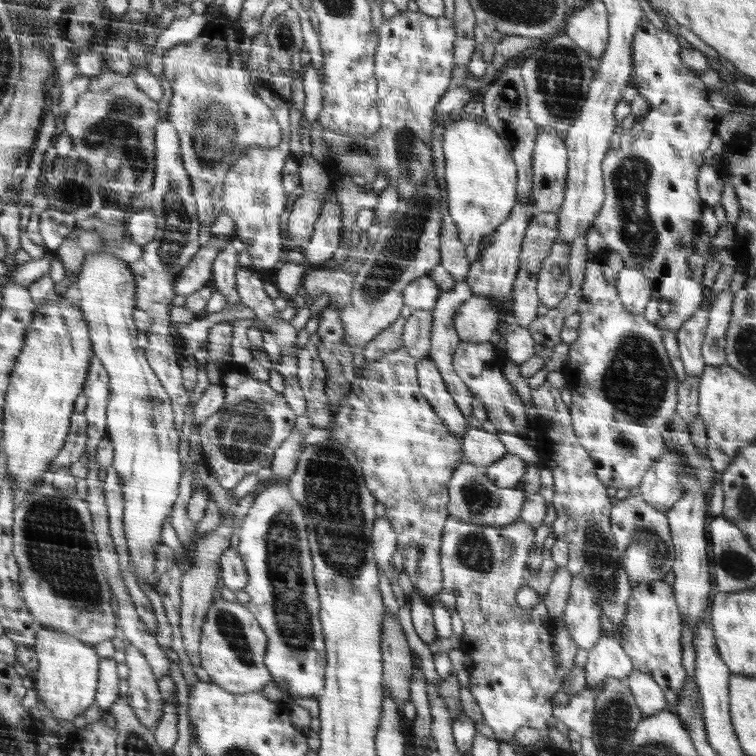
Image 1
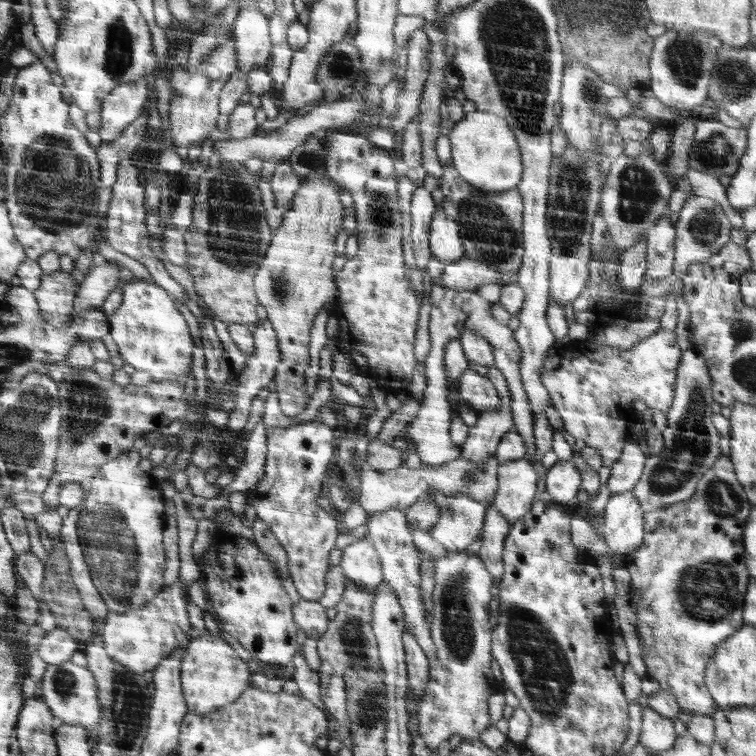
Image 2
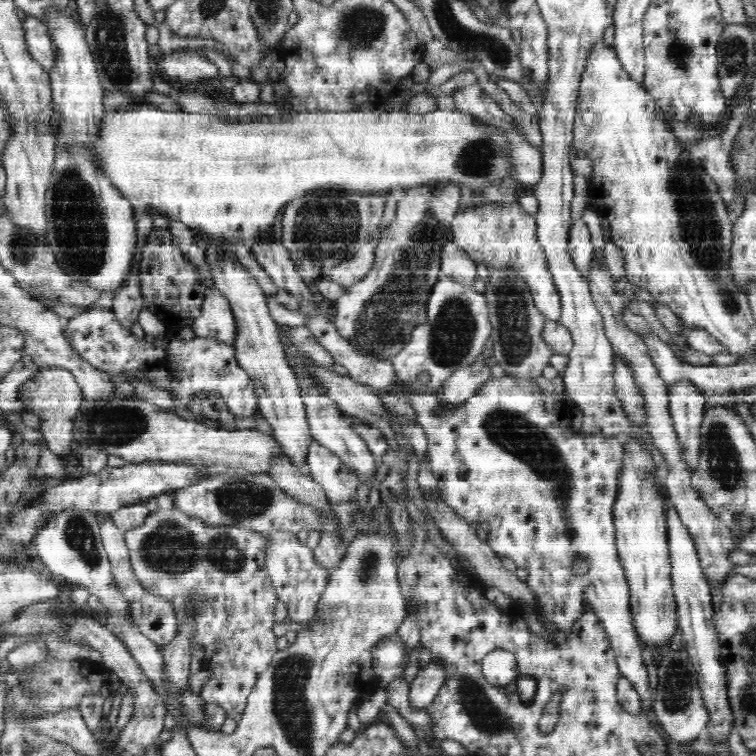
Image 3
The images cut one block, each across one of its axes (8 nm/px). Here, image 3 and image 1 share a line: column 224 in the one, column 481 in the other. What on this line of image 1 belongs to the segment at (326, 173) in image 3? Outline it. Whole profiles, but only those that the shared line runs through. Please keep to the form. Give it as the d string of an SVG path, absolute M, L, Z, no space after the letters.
M465 116L446 127L442 154L448 214L458 229L458 240L466 246L478 246L486 234L509 219L515 208L516 164L498 134L476 116Z

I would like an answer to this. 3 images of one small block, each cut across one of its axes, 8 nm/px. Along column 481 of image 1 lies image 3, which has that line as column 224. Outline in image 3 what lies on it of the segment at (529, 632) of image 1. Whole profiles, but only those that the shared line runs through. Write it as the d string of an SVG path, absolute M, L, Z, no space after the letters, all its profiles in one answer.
M174 508L152 510L142 524L125 531L125 543L135 577L146 592L162 596L174 605L179 628L188 618L195 620L193 644L204 647L206 668L202 669L210 672L200 692L206 707L218 704L226 711L226 718L239 722L260 674L272 664L277 648L277 637L270 628L276 624L272 612L279 596L266 572L267 536L236 525L209 525Z

